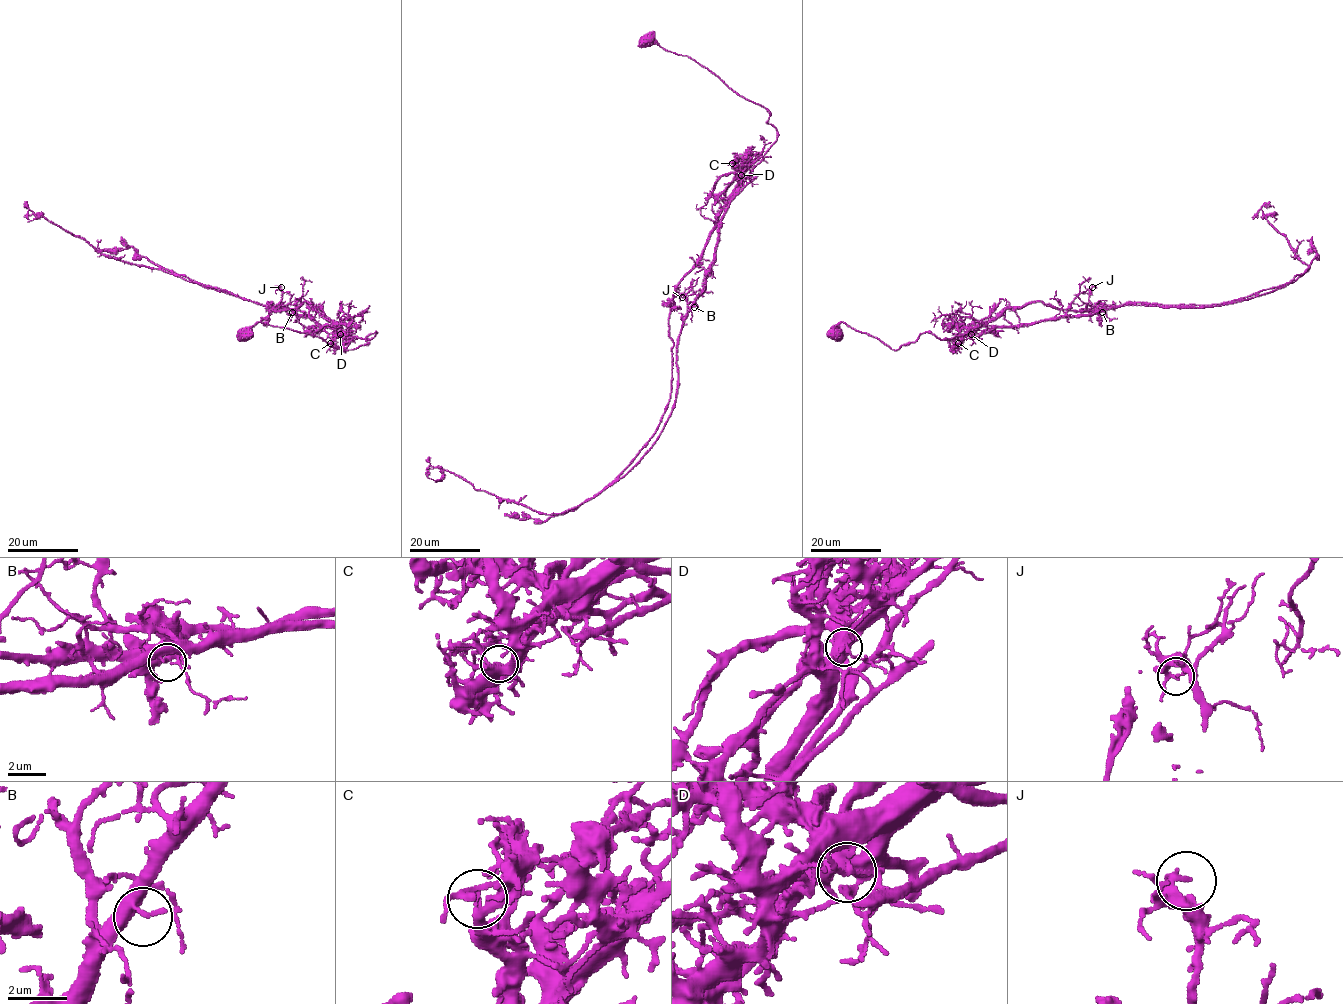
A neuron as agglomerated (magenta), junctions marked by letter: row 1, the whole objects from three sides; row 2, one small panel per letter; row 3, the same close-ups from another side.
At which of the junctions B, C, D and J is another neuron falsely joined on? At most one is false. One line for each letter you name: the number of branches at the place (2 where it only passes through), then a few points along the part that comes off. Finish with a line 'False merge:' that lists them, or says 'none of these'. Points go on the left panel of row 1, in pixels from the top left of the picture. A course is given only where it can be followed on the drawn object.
D: branches 2; course (340, 334), (281, 305), (268, 307), (159, 268), (106, 256), (27, 207)
False merge: D

